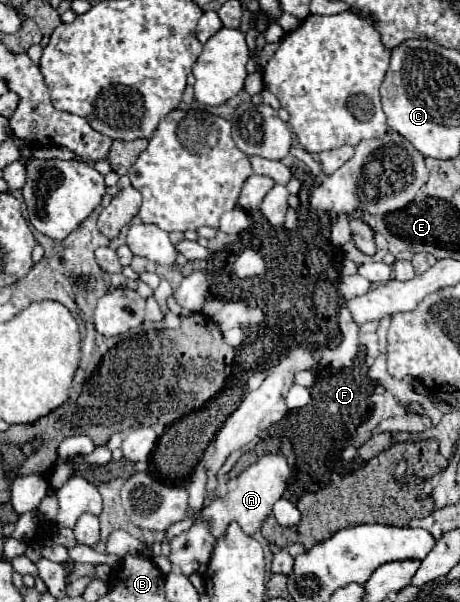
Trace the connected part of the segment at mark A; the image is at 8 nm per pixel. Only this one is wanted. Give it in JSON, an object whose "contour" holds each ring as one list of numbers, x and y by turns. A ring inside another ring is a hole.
{"contour":[[266,454,266,456,262,456,256,464,252,464,248,470,244,470,236,478,232,490,224,498,216,498,208,508,202,508,200,512,184,518,182,522,178,522,174,526,170,526,166,530,165,535,170,540,174,536,182,534,184,530,188,530,196,520,208,520,210,522,210,528,212,528,212,534,216,538,220,538,224,534,224,530,226,530,226,526,228,526,230,520,236,520,246,534,254,534,256,530,260,530,262,522,270,516,272,504,284,494,288,476,290,476,290,468,286,464,286,458,284,456,278,456,278,454]]}

